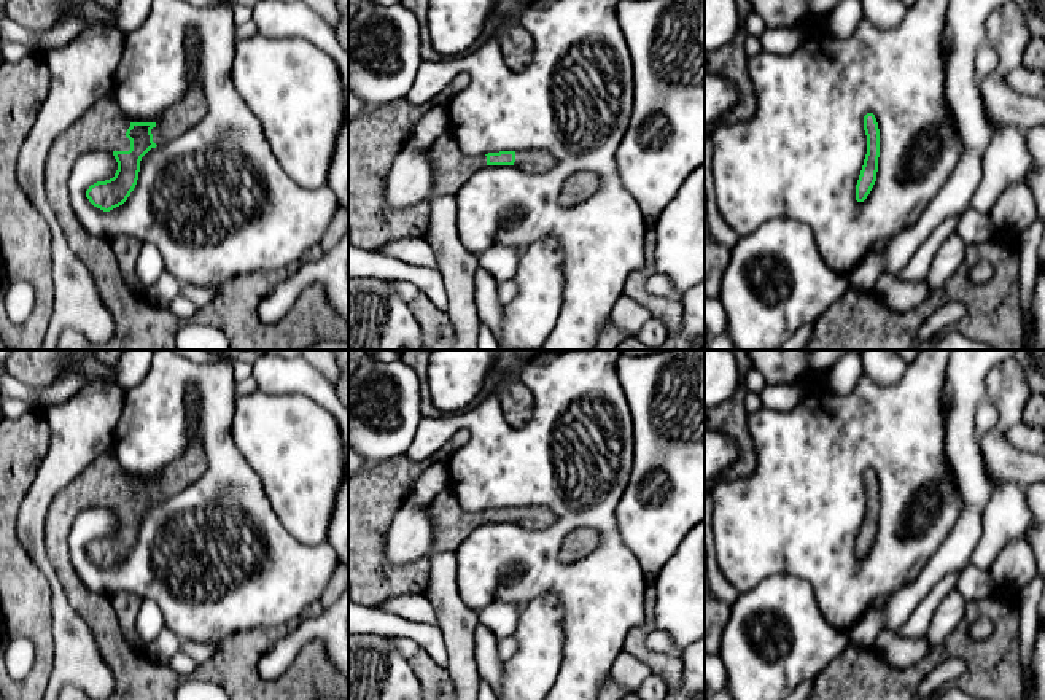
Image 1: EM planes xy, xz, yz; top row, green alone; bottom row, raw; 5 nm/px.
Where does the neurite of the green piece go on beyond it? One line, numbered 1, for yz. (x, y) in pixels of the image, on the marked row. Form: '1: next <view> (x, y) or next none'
1: next none

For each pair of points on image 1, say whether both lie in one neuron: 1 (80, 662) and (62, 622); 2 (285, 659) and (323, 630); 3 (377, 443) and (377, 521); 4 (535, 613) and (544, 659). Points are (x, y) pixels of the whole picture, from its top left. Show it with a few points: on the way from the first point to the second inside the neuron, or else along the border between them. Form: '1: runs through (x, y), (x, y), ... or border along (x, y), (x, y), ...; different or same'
1: runs through (75, 653), (73, 640), (67, 632); same
2: runs through (290, 648), (307, 630), (312, 630); same
3: border along (406, 452), (385, 460), (365, 460); different
4: runs through (541, 624), (541, 648); same

